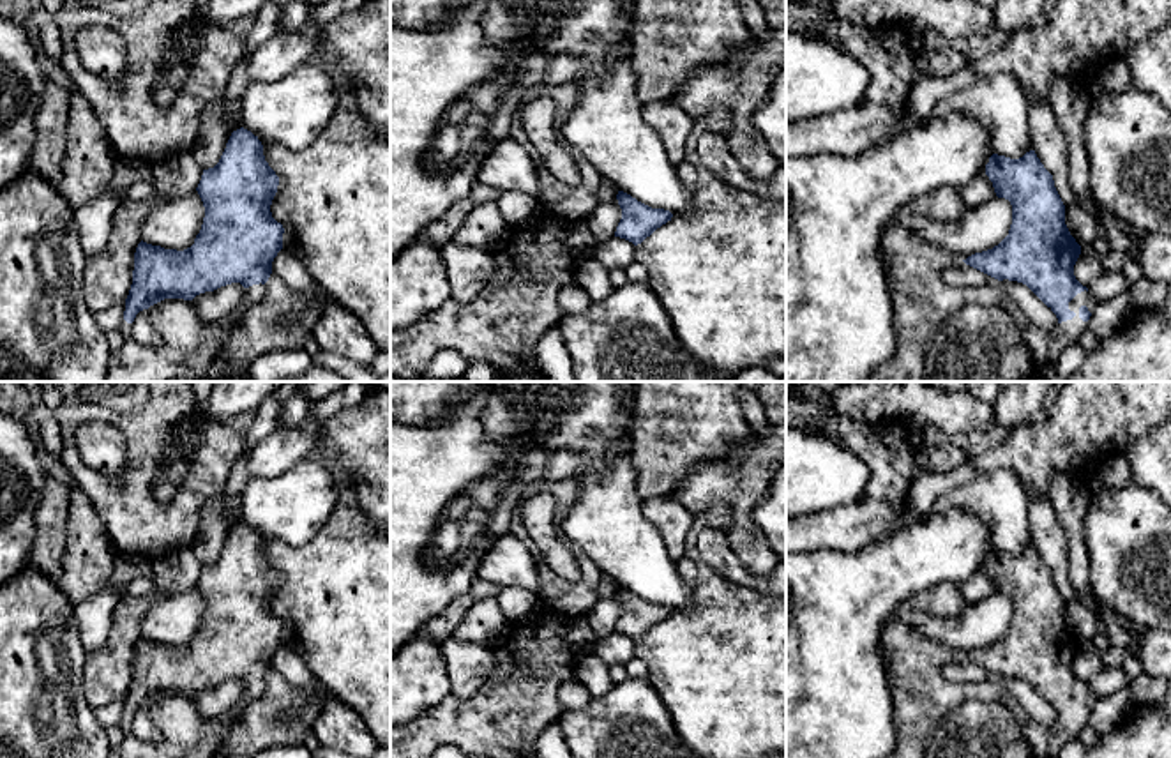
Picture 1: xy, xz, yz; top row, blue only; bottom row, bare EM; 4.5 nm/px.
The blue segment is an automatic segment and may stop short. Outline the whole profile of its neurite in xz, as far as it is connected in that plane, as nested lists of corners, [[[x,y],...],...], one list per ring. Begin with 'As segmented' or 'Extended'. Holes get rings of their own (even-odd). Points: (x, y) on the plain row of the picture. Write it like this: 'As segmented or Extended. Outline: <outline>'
As segmented. Outline: [[[618,587],[616,595],[622,604],[622,615],[616,622],[615,633],[625,634],[634,641],[641,640],[673,613],[669,606],[652,604],[623,587]]]

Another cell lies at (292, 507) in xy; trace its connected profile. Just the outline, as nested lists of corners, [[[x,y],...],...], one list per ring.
[[[304,459],[277,477],[249,481],[242,523],[261,539],[304,546],[323,528],[341,493],[325,463]]]

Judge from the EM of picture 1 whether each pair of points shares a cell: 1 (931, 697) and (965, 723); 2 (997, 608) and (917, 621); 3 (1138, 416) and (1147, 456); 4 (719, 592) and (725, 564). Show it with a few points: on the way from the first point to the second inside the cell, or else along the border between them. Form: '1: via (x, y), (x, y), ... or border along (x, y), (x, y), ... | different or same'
1: border along (993, 702), (965, 700), (940, 721), (928, 739) | different
2: via (977, 626), (936, 628) | same
3: border along (1152, 426), (1145, 432) | different
4: border along (696, 546), (698, 553), (719, 575), (762, 594) | different

